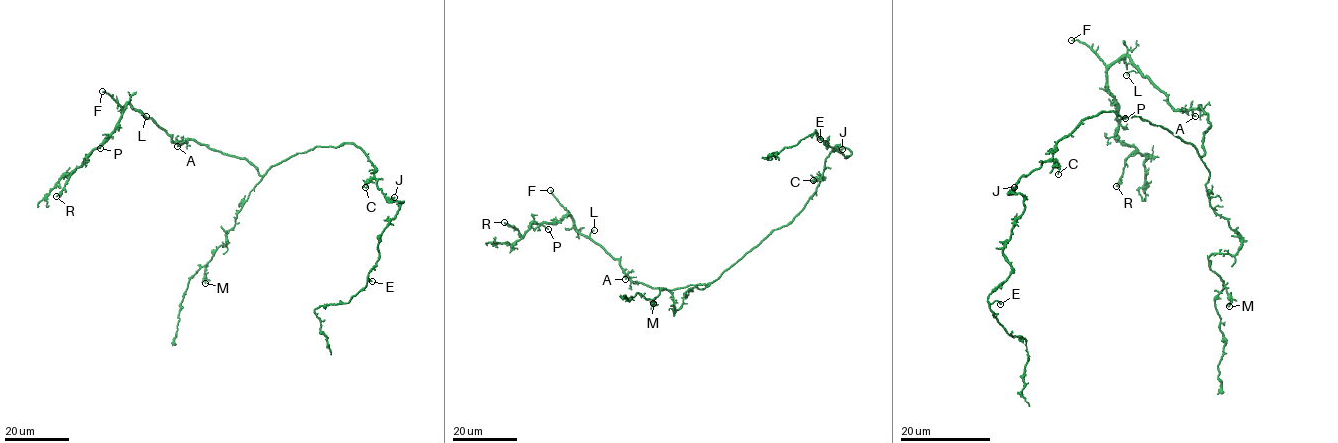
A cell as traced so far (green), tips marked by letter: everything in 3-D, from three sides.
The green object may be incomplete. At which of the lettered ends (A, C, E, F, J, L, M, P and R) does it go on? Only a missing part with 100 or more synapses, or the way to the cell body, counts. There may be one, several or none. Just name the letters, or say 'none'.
F

